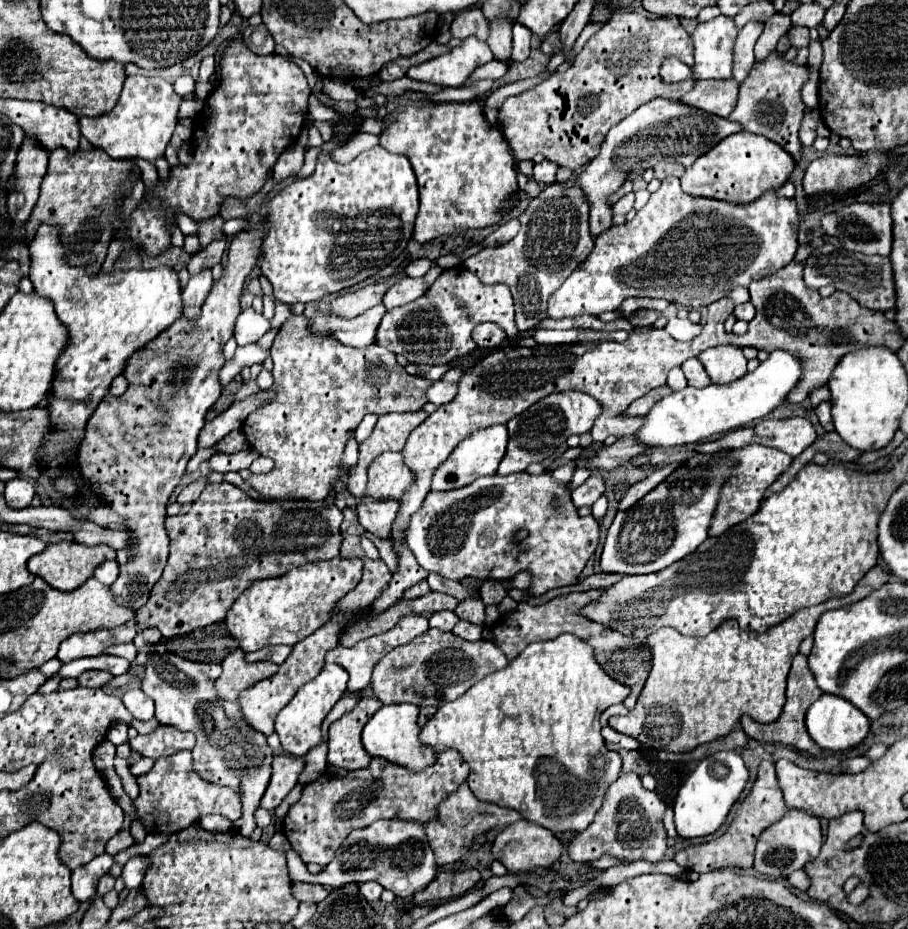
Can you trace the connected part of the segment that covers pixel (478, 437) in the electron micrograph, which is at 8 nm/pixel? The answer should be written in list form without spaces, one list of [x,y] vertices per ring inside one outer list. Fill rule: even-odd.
[[[491,426],[491,428],[475,432],[473,436],[465,438],[453,450],[453,454],[437,468],[437,472],[433,476],[431,490],[453,490],[453,488],[461,488],[461,486],[471,484],[479,476],[491,476],[491,474],[495,474],[501,458],[505,456],[505,448],[507,448],[507,428],[505,426]]]

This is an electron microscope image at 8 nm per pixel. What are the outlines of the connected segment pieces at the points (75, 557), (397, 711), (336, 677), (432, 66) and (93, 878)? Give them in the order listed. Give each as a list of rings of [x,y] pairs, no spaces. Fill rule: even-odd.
[[[57,542],[57,544],[49,544],[41,554],[33,556],[27,562],[27,568],[35,576],[43,578],[49,586],[53,586],[61,592],[71,592],[71,590],[77,590],[79,586],[83,586],[93,576],[93,570],[107,560],[115,560],[115,550],[109,546],[103,546],[103,544],[85,546],[85,544],[77,544],[77,542]]]
[[[391,704],[381,706],[375,716],[363,728],[363,748],[371,758],[385,758],[391,764],[399,764],[409,768],[411,772],[419,772],[427,766],[435,764],[435,752],[419,740],[419,726],[417,726],[419,708],[413,704]]]
[[[325,664],[321,674],[307,682],[305,686],[299,688],[299,692],[293,696],[293,700],[279,712],[275,718],[275,732],[281,738],[281,746],[289,756],[305,756],[311,748],[319,746],[323,742],[321,734],[321,724],[329,710],[337,704],[337,700],[345,694],[347,690],[347,680],[349,674],[337,666],[337,664]]]
[[[469,36],[463,40],[463,46],[453,48],[449,54],[443,54],[439,58],[433,58],[429,62],[423,62],[419,66],[409,68],[407,78],[429,82],[435,86],[463,86],[475,68],[487,64],[493,60],[491,48]]]
[[[101,854],[99,858],[93,858],[91,864],[87,866],[79,866],[73,874],[71,874],[71,884],[73,884],[73,896],[79,902],[89,900],[95,890],[97,890],[97,882],[103,874],[109,872],[109,868],[113,866],[113,858],[109,854]]]

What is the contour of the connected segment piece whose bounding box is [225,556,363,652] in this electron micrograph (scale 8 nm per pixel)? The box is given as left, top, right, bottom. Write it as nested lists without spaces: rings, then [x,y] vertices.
[[[337,556],[335,560],[311,562],[299,568],[291,568],[279,578],[253,582],[253,586],[249,586],[233,602],[231,612],[227,610],[227,630],[233,638],[237,638],[241,650],[245,652],[255,652],[271,644],[295,646],[331,620],[335,602],[339,602],[339,598],[343,598],[359,584],[361,570],[361,558]]]

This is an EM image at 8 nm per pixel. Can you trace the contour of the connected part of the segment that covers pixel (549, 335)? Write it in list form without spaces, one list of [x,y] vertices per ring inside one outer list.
[[[537,330],[535,340],[537,344],[559,346],[563,342],[577,342],[579,334],[583,334],[583,330]]]

